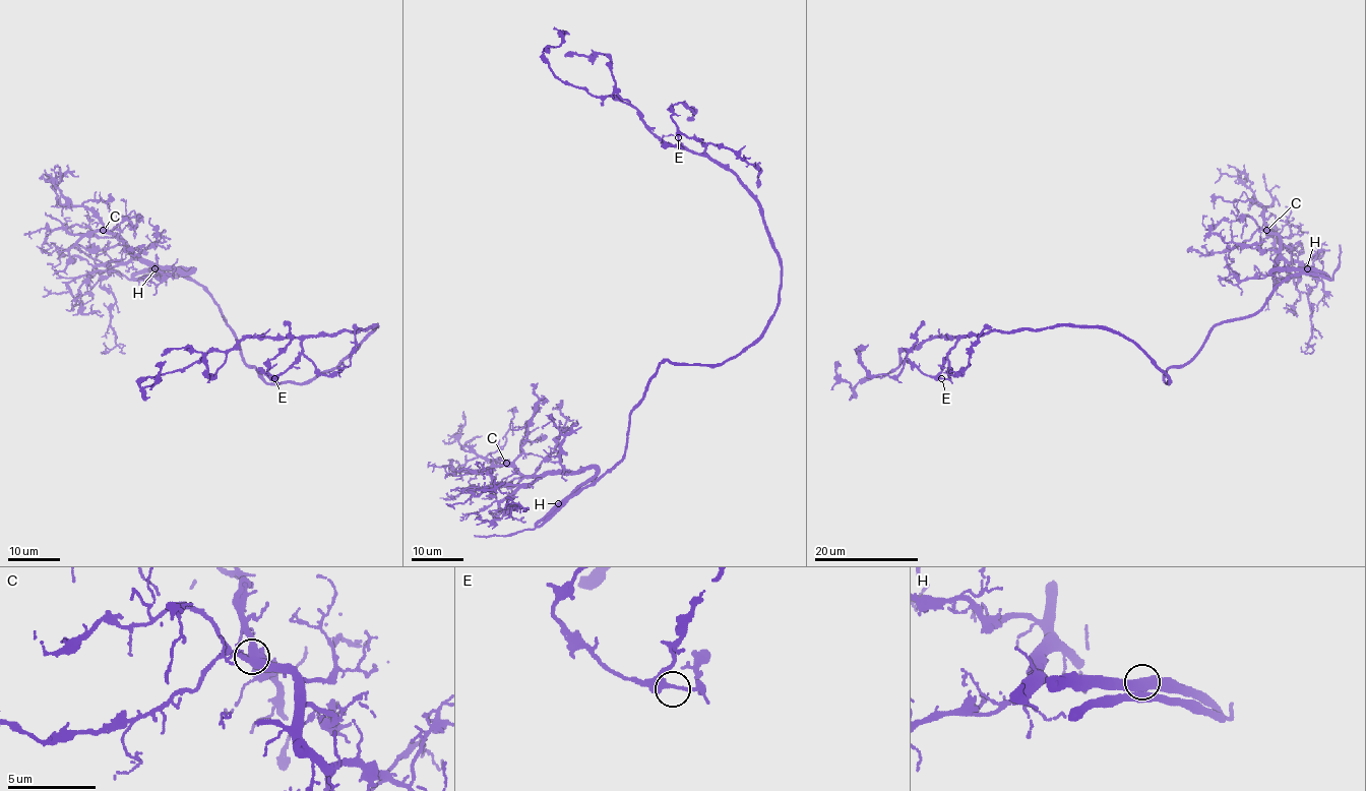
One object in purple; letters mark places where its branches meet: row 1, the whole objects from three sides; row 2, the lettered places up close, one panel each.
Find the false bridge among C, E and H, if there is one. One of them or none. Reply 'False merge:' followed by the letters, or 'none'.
False merge: none

